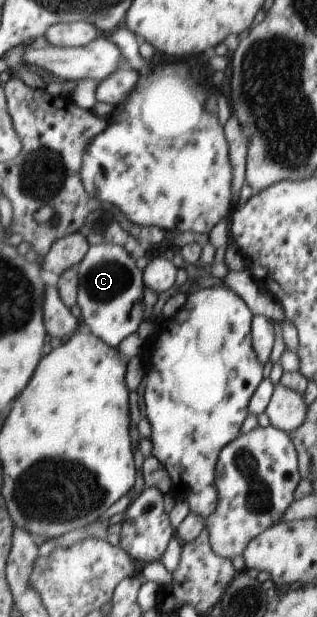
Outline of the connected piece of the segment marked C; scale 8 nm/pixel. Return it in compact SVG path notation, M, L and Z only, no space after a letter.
M101 244L88 245L85 256L76 264L78 289L76 304L79 307L79 321L87 332L105 341L111 348L115 348L125 336L133 334L143 320L143 282L141 272L133 257L121 245Z

